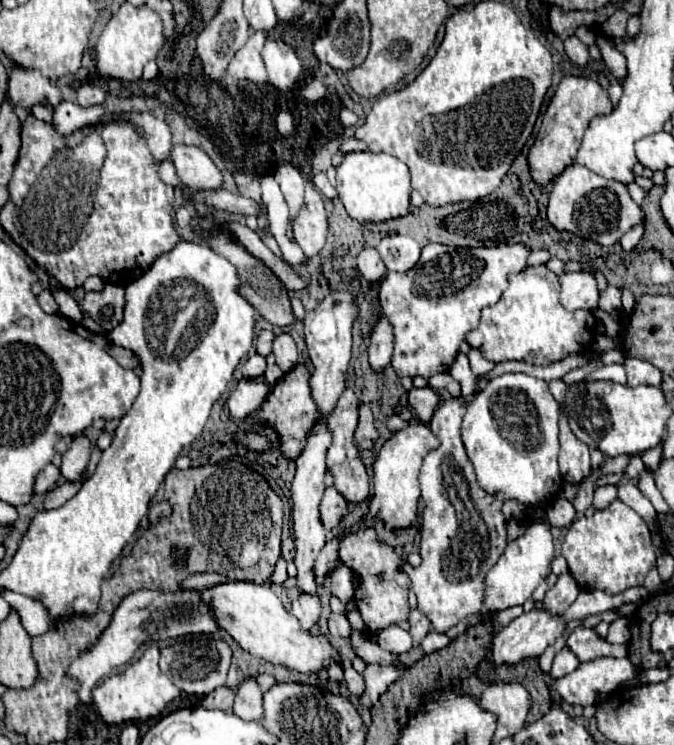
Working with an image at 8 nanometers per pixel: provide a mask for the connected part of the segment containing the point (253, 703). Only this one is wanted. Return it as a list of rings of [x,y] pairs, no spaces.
[[[254,678],[242,682],[242,686],[236,694],[236,700],[234,700],[234,714],[242,720],[252,720],[252,722],[260,722],[264,718],[262,692]]]

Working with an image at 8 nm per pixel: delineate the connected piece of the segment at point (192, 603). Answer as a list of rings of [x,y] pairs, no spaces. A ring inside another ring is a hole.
[[[138,590],[128,594],[118,608],[114,610],[114,616],[108,624],[108,628],[98,636],[98,640],[78,654],[68,666],[68,676],[80,684],[80,700],[90,702],[90,692],[98,684],[100,678],[108,676],[112,668],[124,666],[130,662],[134,652],[140,648],[140,644],[150,640],[166,640],[176,638],[184,634],[208,634],[218,630],[216,622],[212,620],[208,608],[200,602],[200,592],[184,592],[176,590],[170,594],[158,594],[152,590]]]

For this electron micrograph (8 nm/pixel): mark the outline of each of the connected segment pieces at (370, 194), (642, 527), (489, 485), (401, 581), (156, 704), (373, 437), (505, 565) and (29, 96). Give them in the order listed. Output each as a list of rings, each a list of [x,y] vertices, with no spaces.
[[[350,152],[336,168],[336,190],[346,212],[358,222],[382,222],[388,218],[406,216],[410,208],[410,172],[404,162],[390,154]]]
[[[614,500],[608,508],[596,510],[592,518],[578,518],[578,530],[568,530],[562,542],[562,556],[568,562],[570,572],[578,578],[582,590],[602,590],[610,596],[620,594],[628,588],[642,586],[646,572],[656,562],[650,530],[646,522],[622,500]]]
[[[502,374],[492,378],[466,410],[462,442],[470,462],[474,464],[480,488],[498,500],[548,504],[556,496],[556,490],[562,488],[558,472],[558,404],[544,380],[526,374]]]
[[[366,526],[347,534],[340,542],[339,558],[344,565],[358,574],[358,584],[354,588],[354,604],[366,624],[366,630],[380,632],[388,626],[400,626],[408,630],[410,578],[402,570],[404,560],[400,558],[400,554],[392,546],[378,540],[374,526]]]
[[[150,646],[138,662],[128,666],[124,672],[106,678],[98,688],[94,688],[92,698],[94,704],[108,724],[124,724],[124,722],[146,722],[150,718],[158,718],[164,708],[180,696],[180,690],[170,682],[170,678],[158,668],[158,646]]]
[[[360,404],[360,420],[358,420],[358,428],[356,428],[356,442],[360,448],[374,448],[374,442],[378,440],[378,430],[374,426],[374,418],[370,412],[370,406]]]
[[[528,522],[526,532],[514,542],[508,542],[498,564],[490,570],[490,574],[486,574],[488,610],[506,610],[510,606],[522,606],[532,596],[536,586],[550,574],[552,560],[554,560],[554,544],[550,528],[544,522]]]
[[[12,64],[10,80],[8,80],[8,96],[14,104],[32,108],[34,104],[48,104],[58,106],[62,100],[62,92],[56,84],[52,84],[48,78],[44,78],[38,70],[22,68],[18,64]]]

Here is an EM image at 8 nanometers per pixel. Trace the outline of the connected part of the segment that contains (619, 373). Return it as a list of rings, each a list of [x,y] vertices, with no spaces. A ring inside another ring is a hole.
[[[610,364],[610,366],[604,366],[596,372],[590,372],[584,382],[594,382],[594,380],[612,380],[612,382],[626,382],[626,372],[624,372],[624,366],[620,364]]]

